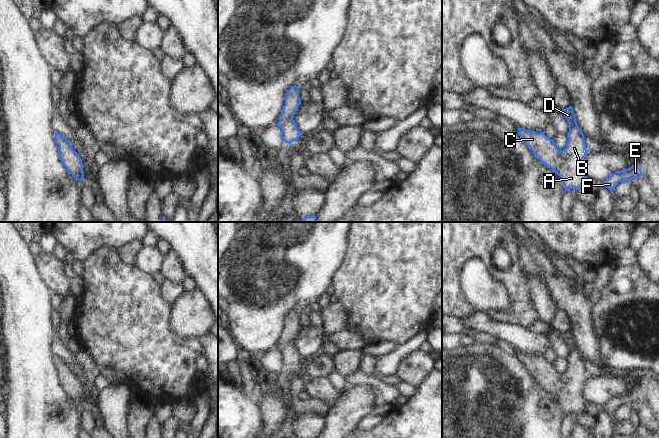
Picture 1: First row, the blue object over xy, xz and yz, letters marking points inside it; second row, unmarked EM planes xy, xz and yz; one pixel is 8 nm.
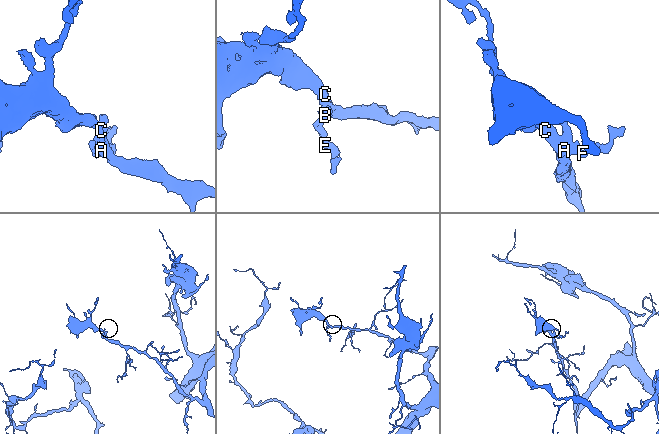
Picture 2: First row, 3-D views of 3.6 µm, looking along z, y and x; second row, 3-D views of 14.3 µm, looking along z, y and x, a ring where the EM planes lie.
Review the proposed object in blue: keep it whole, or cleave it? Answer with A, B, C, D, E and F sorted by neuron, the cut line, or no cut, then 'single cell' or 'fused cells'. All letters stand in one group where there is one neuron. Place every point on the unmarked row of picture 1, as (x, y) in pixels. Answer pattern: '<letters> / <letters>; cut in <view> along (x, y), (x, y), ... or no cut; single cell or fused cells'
A B C D E F; no cut; single cell

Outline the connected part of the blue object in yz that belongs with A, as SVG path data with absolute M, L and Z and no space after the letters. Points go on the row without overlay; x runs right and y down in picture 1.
M572 330L562 333L561 337L564 339L569 348L569 356L567 358L568 367L564 374L559 374L555 369L554 364L548 362L544 356L537 357L535 355L529 355L518 351L517 358L520 360L521 364L532 374L537 383L551 392L557 399L561 401L565 415L569 415L570 413L580 414L585 412L584 407L588 403L584 397L584 386L588 374L584 365L584 358L578 351Z

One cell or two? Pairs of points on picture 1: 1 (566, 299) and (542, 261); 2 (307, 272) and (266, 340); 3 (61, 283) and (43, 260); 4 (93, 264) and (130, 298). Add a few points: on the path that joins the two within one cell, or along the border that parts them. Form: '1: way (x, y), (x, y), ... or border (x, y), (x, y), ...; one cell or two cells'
1: border (543, 271), (548, 275), (557, 276), (559, 274); two cells
2: way (296, 289), (266, 319), (266, 323); one cell
3: way (55, 277), (49, 266); one cell
4: way (102, 273), (121, 292); one cell

